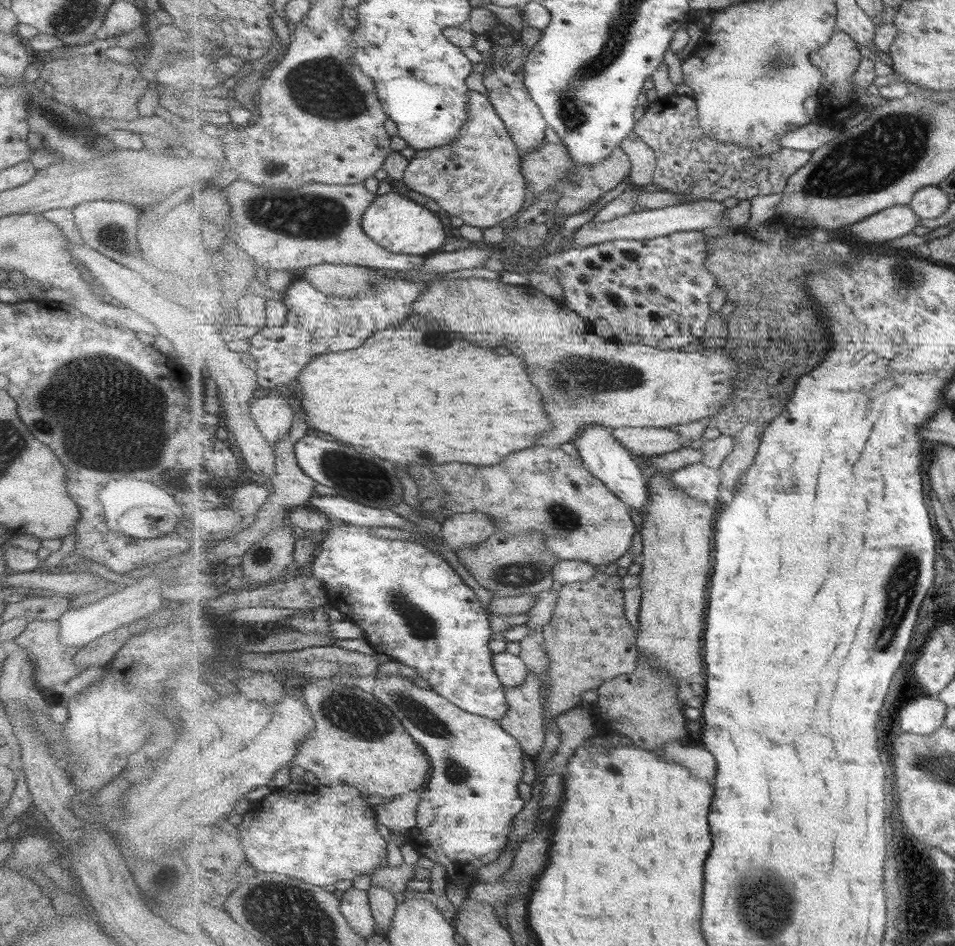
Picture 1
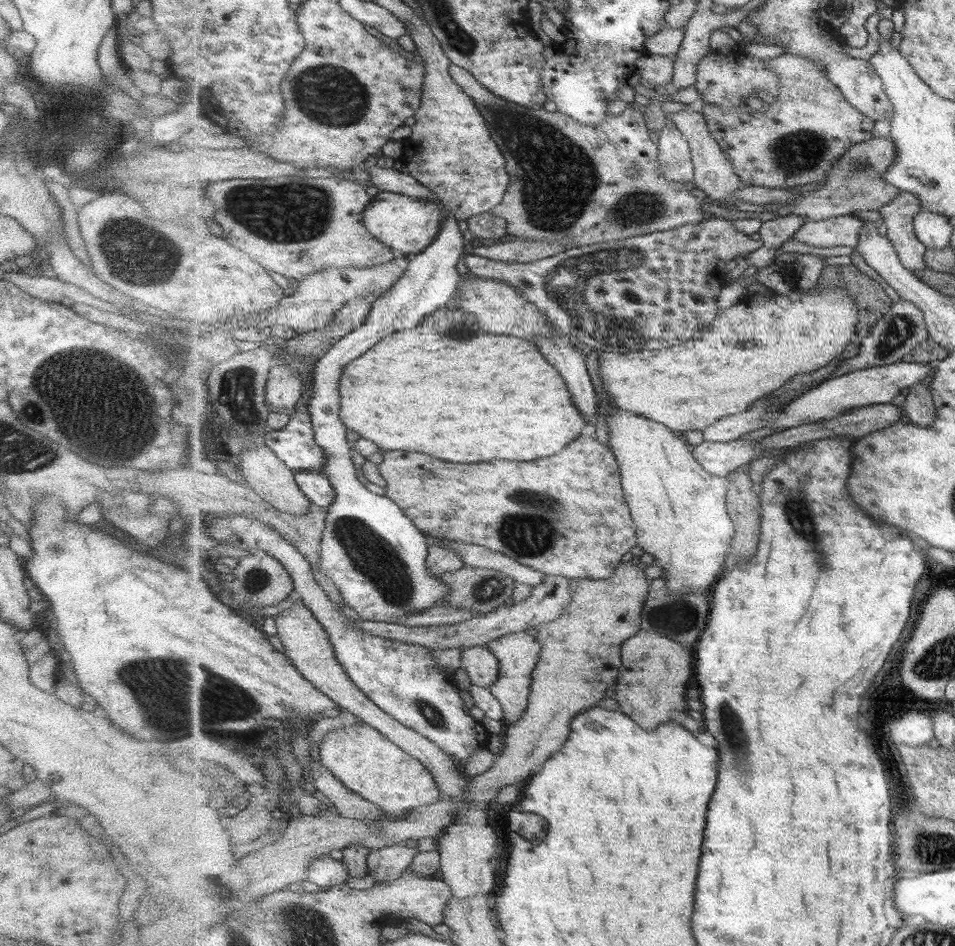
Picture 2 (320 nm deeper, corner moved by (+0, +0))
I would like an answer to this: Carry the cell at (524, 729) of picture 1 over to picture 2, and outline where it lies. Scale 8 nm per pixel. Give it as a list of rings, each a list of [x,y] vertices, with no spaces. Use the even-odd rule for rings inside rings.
[[[527,632],[505,635],[488,643],[491,652],[499,658],[500,675],[498,681],[492,686],[491,691],[502,703],[505,714],[505,726],[515,724],[527,710],[529,697],[532,691],[532,674],[538,665],[542,644],[536,637]]]

